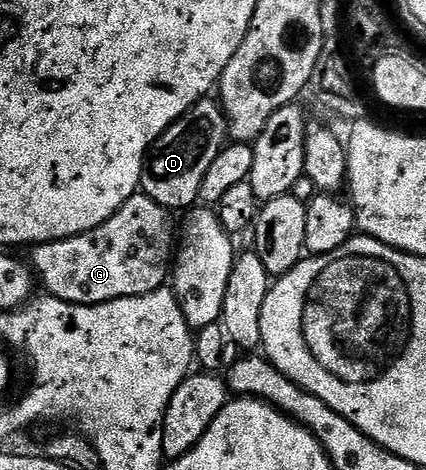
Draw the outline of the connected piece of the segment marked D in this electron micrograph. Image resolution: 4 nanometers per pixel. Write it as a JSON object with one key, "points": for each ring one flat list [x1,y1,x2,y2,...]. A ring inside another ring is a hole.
{"points":[[210,100,197,101,175,125,162,132,150,146,150,150,146,152,146,162,142,165,140,189,146,196,156,199,156,203,160,203,160,207,171,211,177,211,177,209,186,211,199,204,200,183,204,183,204,175,208,175,208,167,212,167,216,155,220,155,220,151,228,141,226,116,221,104,217,100]]}

